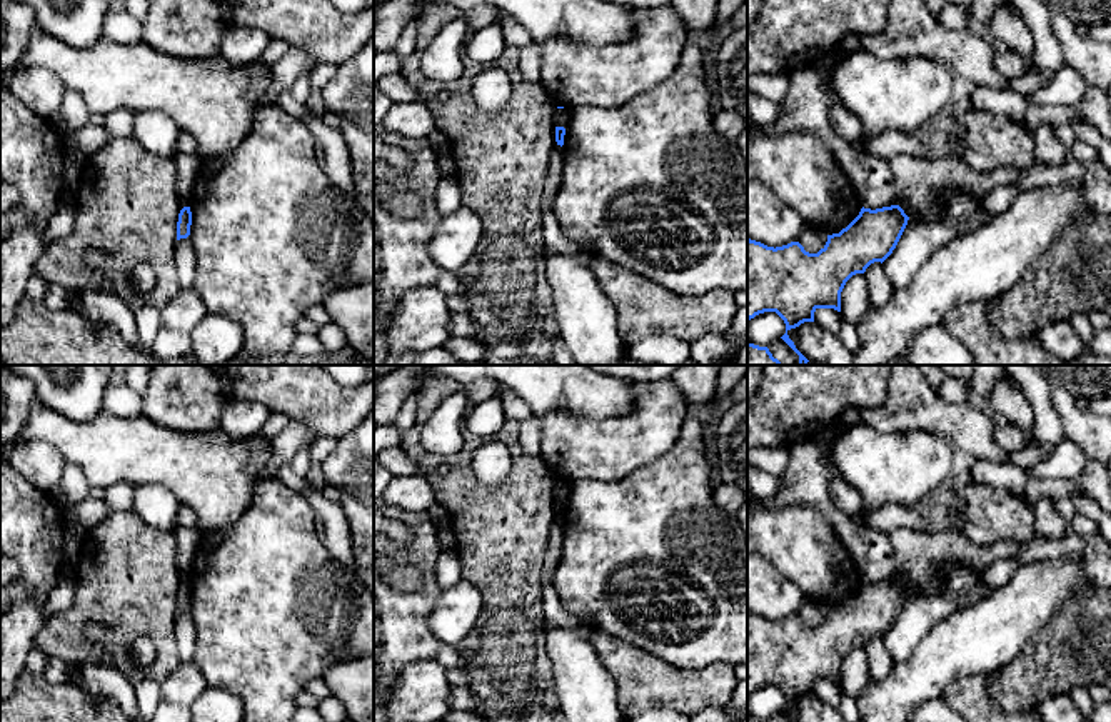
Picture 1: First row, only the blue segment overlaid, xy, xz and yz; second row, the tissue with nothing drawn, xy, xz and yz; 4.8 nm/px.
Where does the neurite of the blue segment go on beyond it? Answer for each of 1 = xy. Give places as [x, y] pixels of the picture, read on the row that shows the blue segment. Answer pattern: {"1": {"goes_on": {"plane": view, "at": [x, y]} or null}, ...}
{"1": {"goes_on": null}}

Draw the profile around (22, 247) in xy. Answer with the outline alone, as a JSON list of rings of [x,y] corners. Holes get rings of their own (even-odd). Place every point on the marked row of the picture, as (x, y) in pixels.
[[[33,222],[17,225],[0,242],[0,328],[13,322],[25,297],[27,280],[35,273],[35,263],[45,250],[45,228]]]

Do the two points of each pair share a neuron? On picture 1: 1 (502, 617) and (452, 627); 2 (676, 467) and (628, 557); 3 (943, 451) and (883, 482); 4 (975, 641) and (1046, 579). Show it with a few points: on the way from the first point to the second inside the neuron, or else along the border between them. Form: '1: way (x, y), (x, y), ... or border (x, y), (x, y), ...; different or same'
1: border (474, 584), (482, 597), (482, 612), (456, 646); different
2: way (676, 489), (659, 526), (649, 536); same
3: way (928, 457), (918, 464), (898, 469); same
4: way (993, 631), (1028, 597); same

